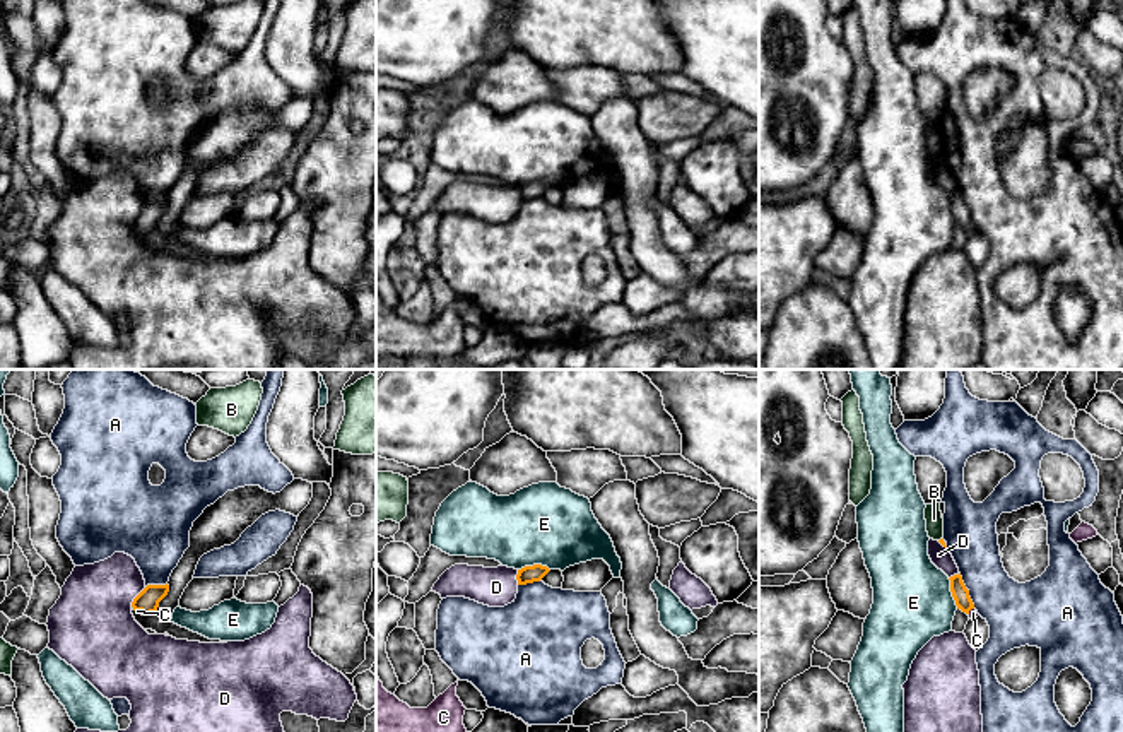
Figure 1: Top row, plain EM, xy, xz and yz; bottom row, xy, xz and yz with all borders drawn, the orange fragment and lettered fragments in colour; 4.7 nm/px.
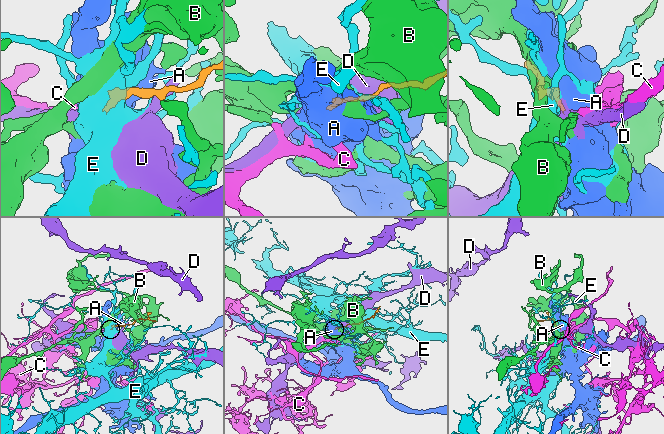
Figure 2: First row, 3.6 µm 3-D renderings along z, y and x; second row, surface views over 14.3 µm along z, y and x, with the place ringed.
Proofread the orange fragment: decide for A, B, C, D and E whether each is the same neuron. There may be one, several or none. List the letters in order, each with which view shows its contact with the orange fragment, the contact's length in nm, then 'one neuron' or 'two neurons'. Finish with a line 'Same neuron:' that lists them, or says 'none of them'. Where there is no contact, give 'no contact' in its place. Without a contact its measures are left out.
A: yz | 190 nm | two neurons
B: yz | 30 nm | two neurons
C: yz | 50 nm | one neuron
D: xy | 120 nm | two neurons
E: xz | 150 nm | two neurons
Same neuron: C

